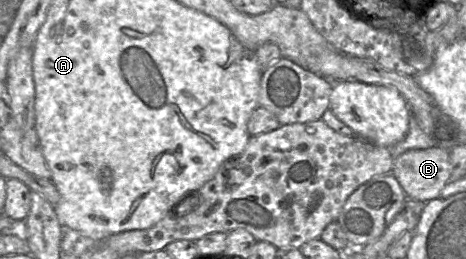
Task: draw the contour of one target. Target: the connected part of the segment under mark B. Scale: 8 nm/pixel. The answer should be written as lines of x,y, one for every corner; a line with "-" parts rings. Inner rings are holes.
435,146
428,149
408,150
393,159
391,174
396,178
408,199
429,202
440,198
440,193
450,181
450,149

